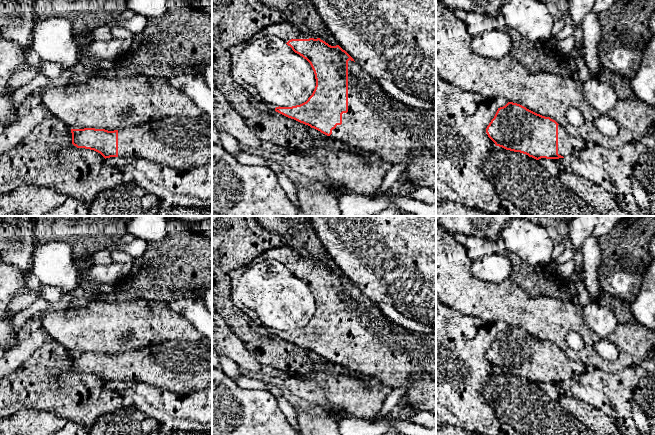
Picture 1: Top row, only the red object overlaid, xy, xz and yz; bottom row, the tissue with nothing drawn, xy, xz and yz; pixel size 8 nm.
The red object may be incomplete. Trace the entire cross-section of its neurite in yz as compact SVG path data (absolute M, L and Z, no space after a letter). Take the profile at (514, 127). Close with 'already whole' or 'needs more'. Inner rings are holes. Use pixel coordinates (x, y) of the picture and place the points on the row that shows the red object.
M513 102L498 108L486 133L496 146L536 160L564 158L587 144L582 138L569 135L550 117Z; needs more

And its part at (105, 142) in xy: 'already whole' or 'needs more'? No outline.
needs more

